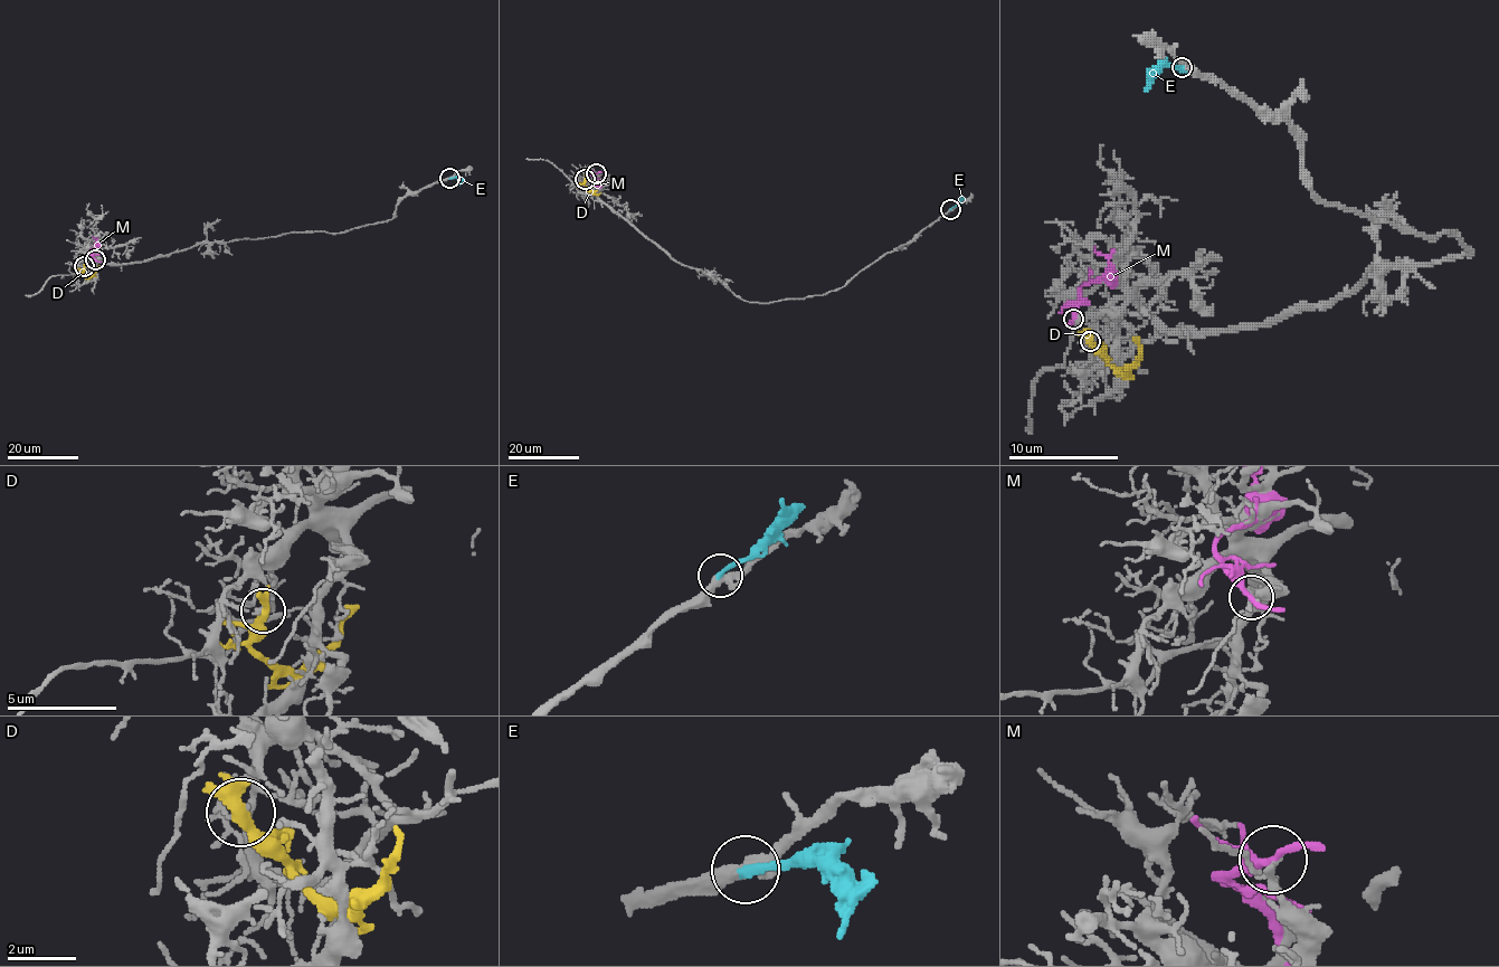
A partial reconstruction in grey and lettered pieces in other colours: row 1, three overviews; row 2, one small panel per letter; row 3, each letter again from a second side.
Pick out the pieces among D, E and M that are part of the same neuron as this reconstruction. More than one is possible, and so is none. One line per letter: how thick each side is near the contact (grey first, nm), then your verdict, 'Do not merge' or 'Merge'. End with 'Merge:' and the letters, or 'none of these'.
D: Thickness 160 nm (grey) against 320 nm. Do not merge
E: Thickness 360 nm (grey) against 240 nm. Merge
M: Thickness 170 nm (grey) against 220 nm. Do not merge
Merge: E

